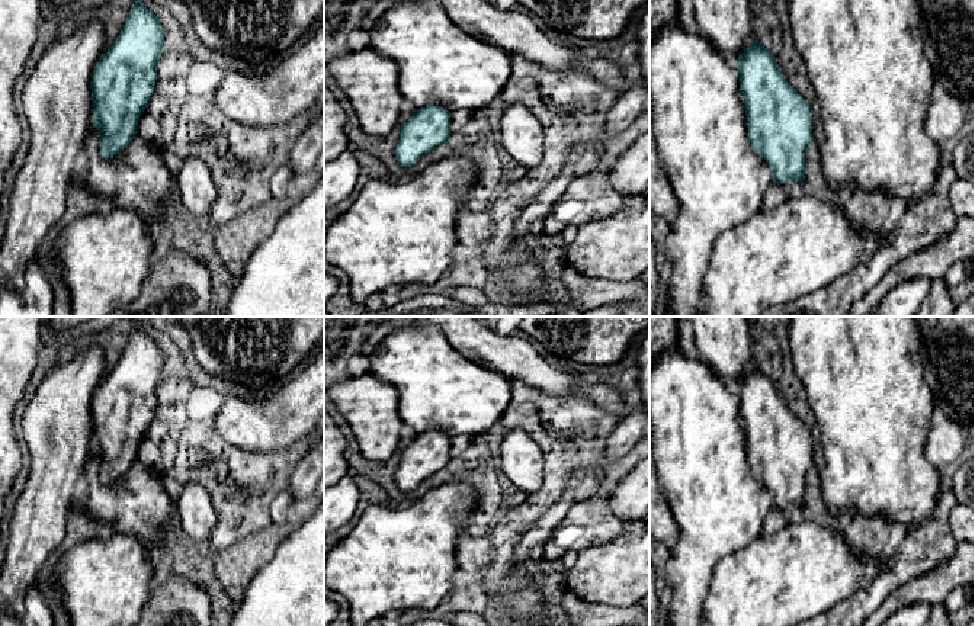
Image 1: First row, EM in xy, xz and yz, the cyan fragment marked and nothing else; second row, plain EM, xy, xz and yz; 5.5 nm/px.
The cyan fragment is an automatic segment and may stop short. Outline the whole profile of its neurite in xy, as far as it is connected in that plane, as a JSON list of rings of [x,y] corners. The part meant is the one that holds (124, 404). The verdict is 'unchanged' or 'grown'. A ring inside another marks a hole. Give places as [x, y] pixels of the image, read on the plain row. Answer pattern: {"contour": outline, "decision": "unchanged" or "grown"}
{"contour": [[[137,324],[116,366],[97,386],[92,407],[93,449],[105,484],[121,478],[135,462],[138,446],[154,417],[157,388],[167,373],[163,350]]], "decision": "unchanged"}

